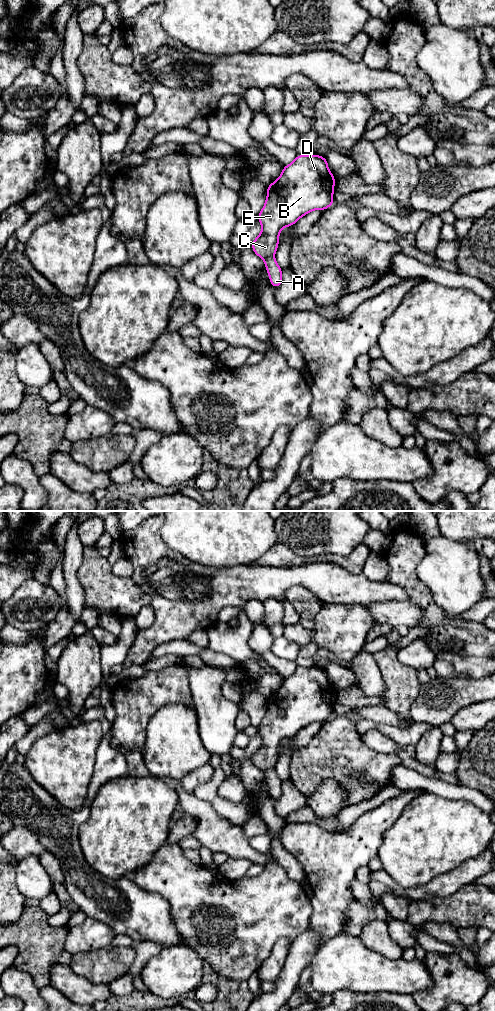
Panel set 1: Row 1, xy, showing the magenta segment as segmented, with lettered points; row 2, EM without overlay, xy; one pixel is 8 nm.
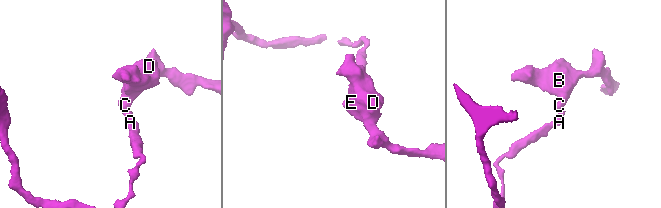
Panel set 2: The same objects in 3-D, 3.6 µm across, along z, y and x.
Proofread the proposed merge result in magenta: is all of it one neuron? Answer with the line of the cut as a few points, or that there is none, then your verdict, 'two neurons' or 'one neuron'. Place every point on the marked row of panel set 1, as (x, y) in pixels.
cut in xy along (273, 255), (264, 259); two neurons

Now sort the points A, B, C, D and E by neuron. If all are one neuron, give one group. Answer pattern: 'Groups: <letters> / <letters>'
Groups: A / B C D E

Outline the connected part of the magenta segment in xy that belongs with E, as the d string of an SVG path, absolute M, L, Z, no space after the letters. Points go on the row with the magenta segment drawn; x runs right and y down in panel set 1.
M298 154L295 160L283 167L281 175L267 186L265 204L258 214L262 225L260 235L252 242L253 252L261 259L274 256L279 245L279 234L284 227L294 225L313 210L325 210L334 204L335 176L330 172L325 157Z

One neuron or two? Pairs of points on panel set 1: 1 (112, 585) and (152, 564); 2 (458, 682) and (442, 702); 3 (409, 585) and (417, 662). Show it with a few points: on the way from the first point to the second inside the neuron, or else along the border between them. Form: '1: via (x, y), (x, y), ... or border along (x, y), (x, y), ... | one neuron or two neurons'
1: border along (131, 577), (147, 595) | two neurons
2: via (457, 687), (447, 697) | one neuron
3: border along (418, 637), (435, 654) | two neurons

